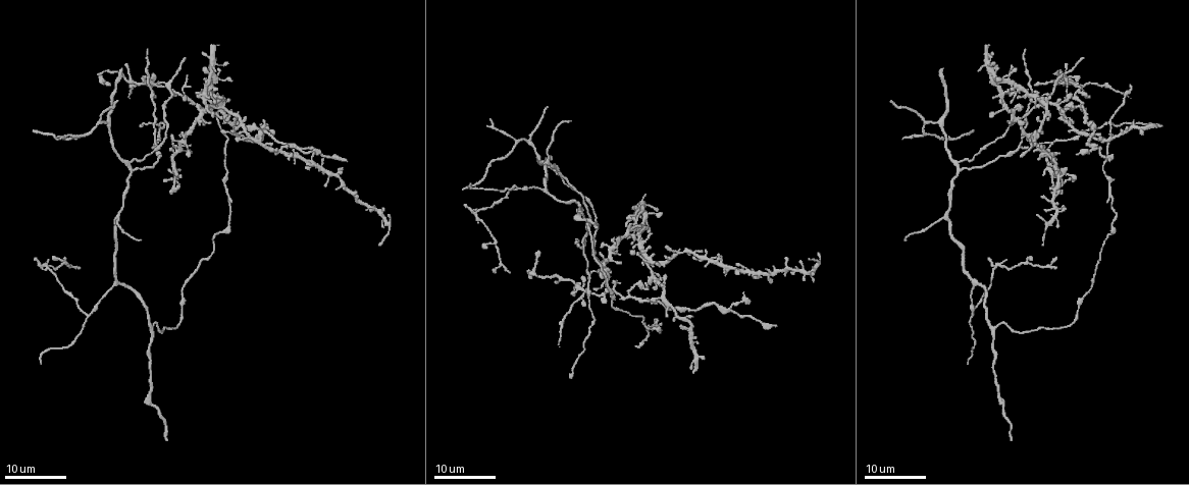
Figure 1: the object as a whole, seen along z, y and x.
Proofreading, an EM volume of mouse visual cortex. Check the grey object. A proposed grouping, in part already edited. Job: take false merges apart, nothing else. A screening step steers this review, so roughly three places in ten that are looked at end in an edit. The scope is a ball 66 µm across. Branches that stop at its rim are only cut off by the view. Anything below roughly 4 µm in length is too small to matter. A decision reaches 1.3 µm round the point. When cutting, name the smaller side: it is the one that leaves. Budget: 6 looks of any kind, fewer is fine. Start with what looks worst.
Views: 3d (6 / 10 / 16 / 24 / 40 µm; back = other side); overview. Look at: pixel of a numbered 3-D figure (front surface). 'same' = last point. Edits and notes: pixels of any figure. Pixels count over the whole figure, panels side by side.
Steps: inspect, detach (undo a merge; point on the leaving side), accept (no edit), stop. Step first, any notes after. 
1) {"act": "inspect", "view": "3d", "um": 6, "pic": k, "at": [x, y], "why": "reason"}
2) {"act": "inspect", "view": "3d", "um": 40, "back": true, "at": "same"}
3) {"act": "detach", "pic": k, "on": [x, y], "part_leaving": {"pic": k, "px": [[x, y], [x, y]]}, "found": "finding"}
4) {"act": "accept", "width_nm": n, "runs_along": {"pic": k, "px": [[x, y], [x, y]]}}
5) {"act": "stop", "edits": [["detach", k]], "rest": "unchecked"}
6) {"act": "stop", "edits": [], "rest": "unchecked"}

{"act": "inspect", "view": "3d", "um": 16, "pic": 1, "at": [119, 216]}

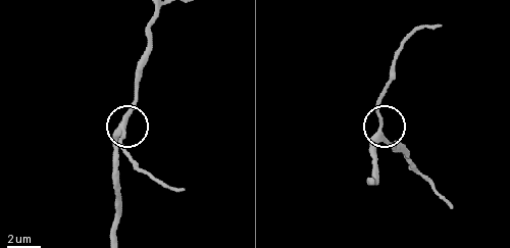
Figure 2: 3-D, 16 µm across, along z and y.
{"act": "inspect", "view": "3d", "um": 6, "pic": 2, "at": [122, 129]}

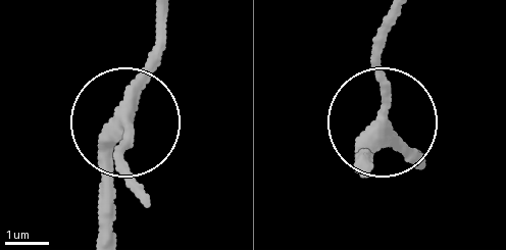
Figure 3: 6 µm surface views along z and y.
{"act": "accept", "width_nm": 310, "runs_along": {"pic": 3, "px": [[422, 156], [386, 115], [375, 53], [386, 24]]}, "found": "continuous, no second neuron"}

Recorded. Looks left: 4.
{"act": "inspect", "view": "3d", "um": 16, "pic": 1, "at": [88, 313], "why": "small branch off a trunk"}

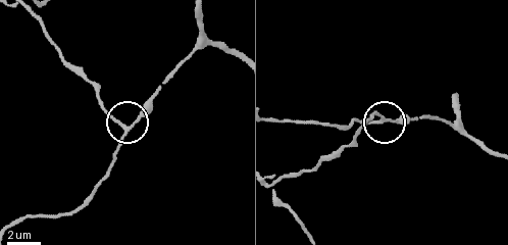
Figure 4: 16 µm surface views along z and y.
{"act": "inspect", "view": "3d", "um": 10, "pic": 4, "at": [125, 127]}

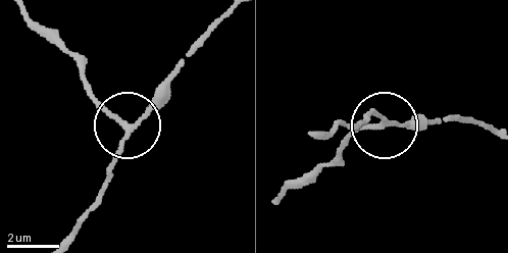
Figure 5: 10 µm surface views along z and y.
{"act": "inspect", "view": "3d", "um": 6, "pic": 5, "at": [383, 123]}

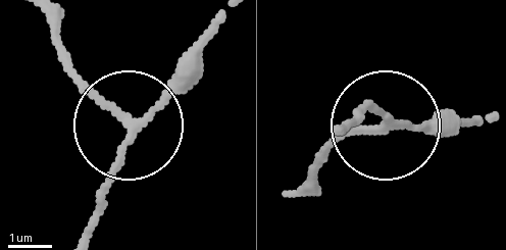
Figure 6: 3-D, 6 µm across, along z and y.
{"act": "accept", "arms": 3, "runs_along": {"pic": 6, "px": [[481, 121], [393, 124], [370, 106], [356, 114]]}, "found": "one neuron here"}

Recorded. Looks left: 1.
{"act": "stop", "edits": [], "rest": "unchecked"}

